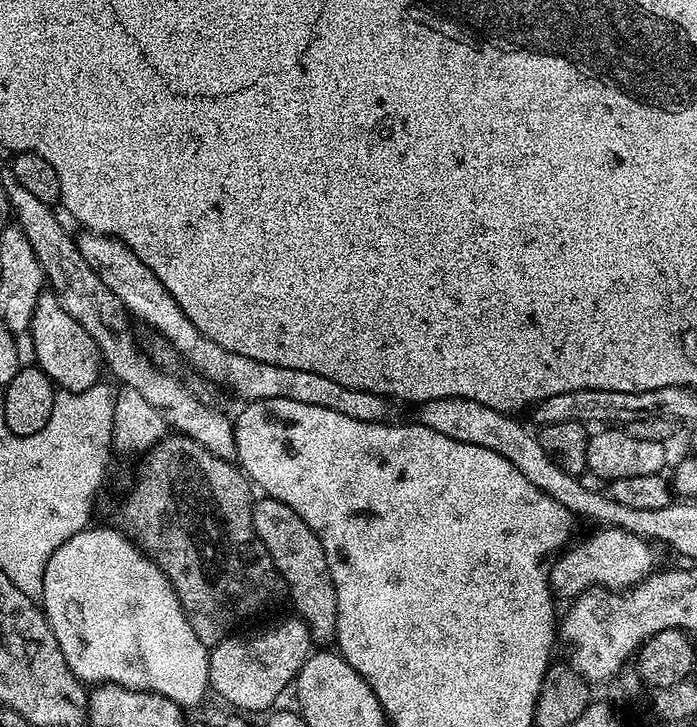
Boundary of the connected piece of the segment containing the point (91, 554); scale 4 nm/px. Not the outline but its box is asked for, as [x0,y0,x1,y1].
[42,526,210,710]

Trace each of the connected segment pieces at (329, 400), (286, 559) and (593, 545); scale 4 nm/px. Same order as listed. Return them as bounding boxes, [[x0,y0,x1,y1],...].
[[76,230,389,424],[252,498,338,646],[550,526,654,598]]

